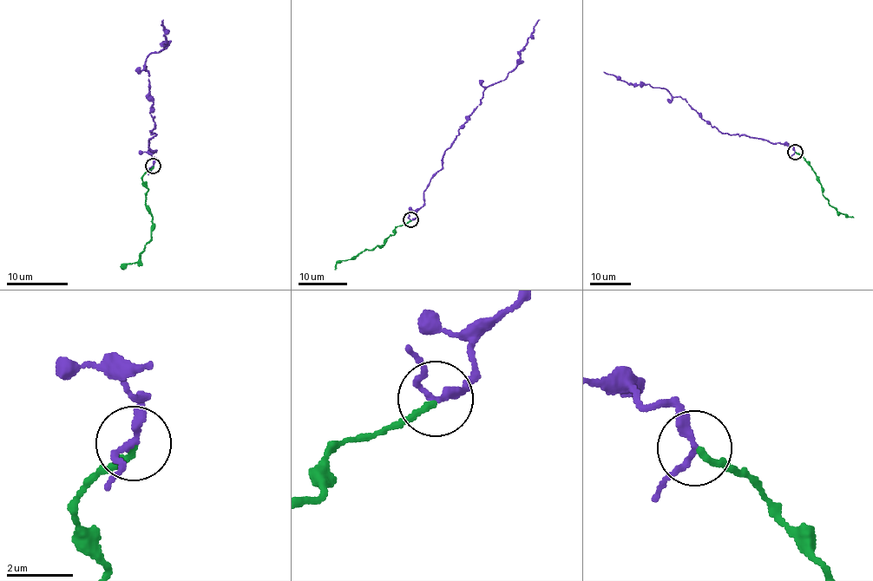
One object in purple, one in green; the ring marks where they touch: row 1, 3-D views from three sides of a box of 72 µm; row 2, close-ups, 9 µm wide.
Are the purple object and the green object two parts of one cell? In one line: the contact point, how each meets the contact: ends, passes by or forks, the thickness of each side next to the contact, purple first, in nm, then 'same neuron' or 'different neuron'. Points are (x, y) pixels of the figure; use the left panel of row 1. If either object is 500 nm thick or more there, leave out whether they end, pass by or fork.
at (153, 166); purple passes by; green ends there; 200 nm thick on the purple side, 180 nm on the other; same neuron

